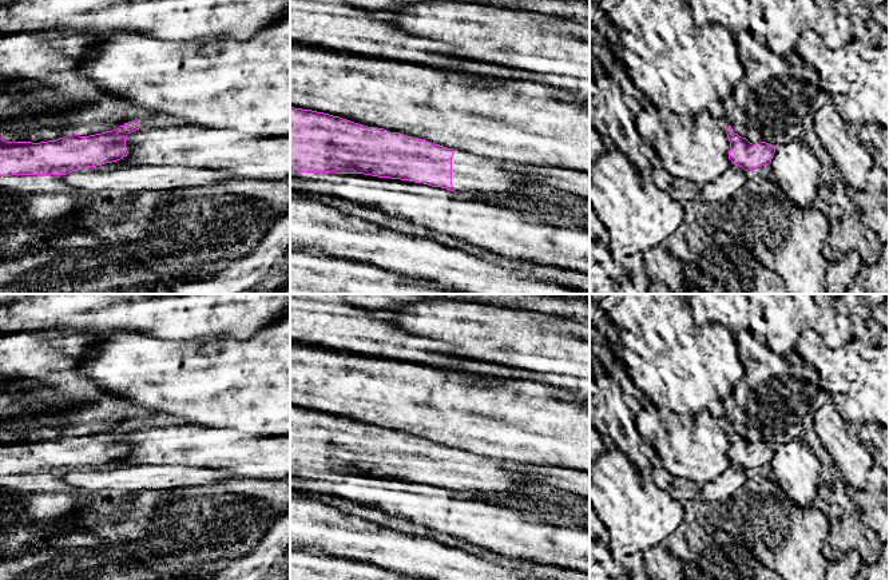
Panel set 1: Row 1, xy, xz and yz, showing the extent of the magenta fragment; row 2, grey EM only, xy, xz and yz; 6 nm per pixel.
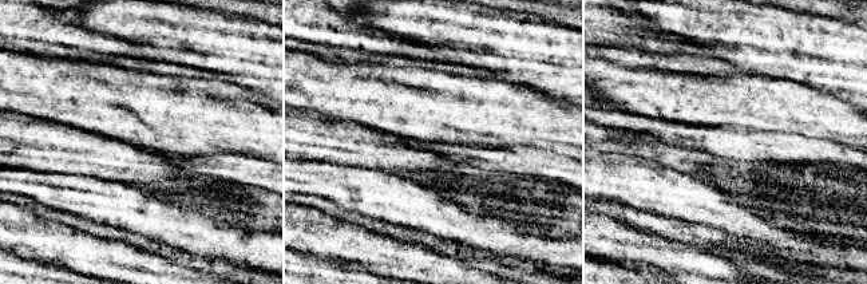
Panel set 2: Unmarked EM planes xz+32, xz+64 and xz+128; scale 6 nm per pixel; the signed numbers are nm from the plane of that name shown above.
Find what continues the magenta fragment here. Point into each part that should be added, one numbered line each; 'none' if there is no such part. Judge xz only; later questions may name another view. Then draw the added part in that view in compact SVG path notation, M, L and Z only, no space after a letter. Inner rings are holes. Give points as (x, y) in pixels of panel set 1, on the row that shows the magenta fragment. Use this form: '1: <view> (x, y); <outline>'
1: xz (472, 175); M455 150L452 156L452 186L456 194L471 198L503 200L521 195L524 203L533 203L541 192L552 187L504 168L497 160Z

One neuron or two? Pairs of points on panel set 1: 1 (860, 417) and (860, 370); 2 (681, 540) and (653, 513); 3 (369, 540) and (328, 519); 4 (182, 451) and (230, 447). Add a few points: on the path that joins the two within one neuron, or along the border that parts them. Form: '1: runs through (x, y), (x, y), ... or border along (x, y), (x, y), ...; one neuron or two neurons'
1: runs through (860, 405), (860, 382); one neuron
2: border along (683, 519), (663, 541); two neurons
3: runs through (358, 539), (346, 536), (338, 529); one neuron
4: runs through (194, 447), (218, 447); one neuron

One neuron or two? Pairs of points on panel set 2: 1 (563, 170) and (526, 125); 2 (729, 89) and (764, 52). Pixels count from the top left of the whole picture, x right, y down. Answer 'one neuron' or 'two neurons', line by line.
1: two neurons
2: two neurons

